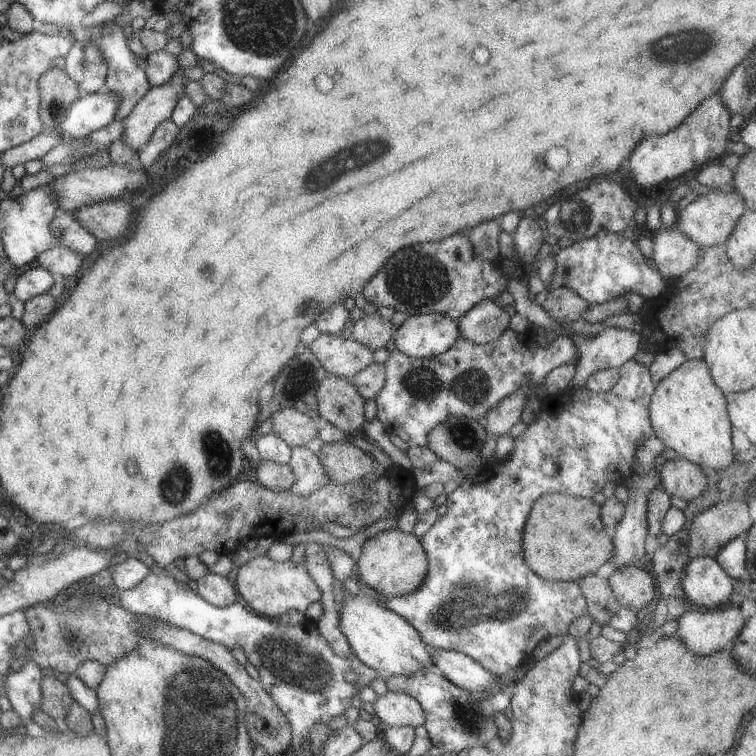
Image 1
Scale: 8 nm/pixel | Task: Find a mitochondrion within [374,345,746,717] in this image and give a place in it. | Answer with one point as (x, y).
(458, 610)

